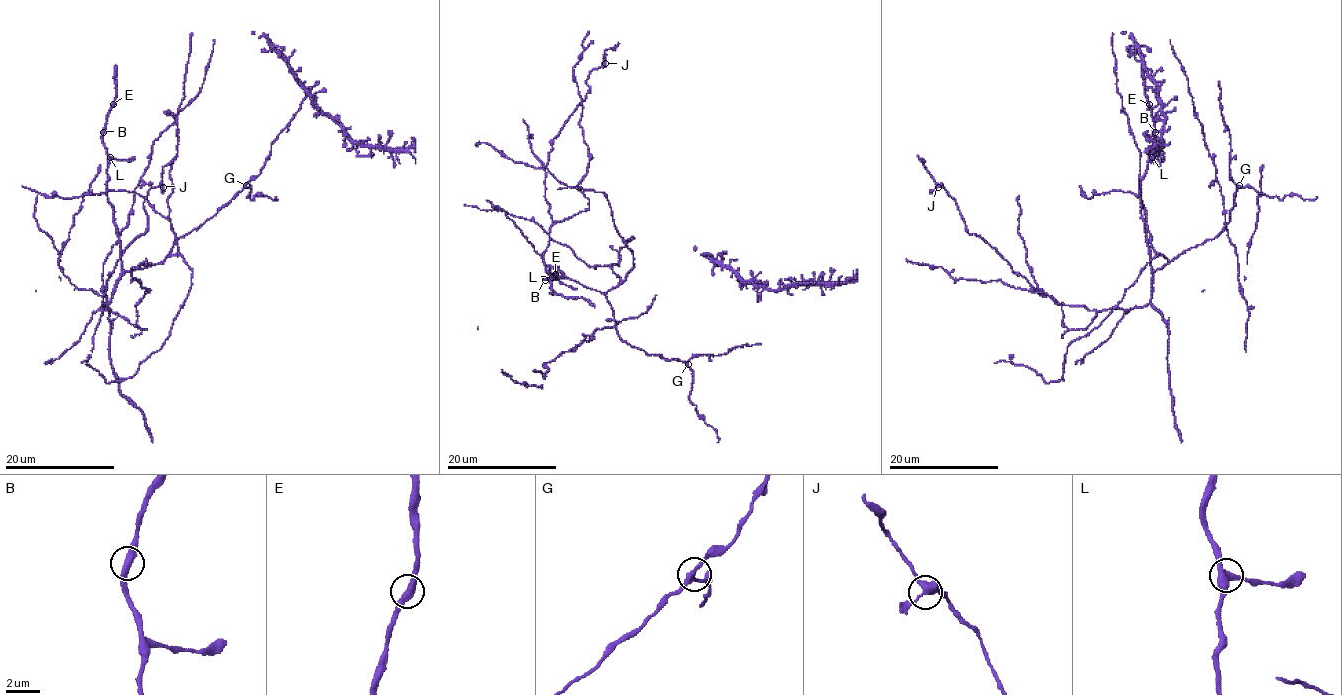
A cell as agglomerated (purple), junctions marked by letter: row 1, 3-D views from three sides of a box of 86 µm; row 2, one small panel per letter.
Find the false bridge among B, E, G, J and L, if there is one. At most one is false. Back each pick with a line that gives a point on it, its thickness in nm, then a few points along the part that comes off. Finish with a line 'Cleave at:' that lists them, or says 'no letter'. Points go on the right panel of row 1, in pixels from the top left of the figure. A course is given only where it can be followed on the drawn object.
L: at (1152, 157); 400 nm thick; foreign part runs (1152, 158), (1164, 156)
Cleave at: L

